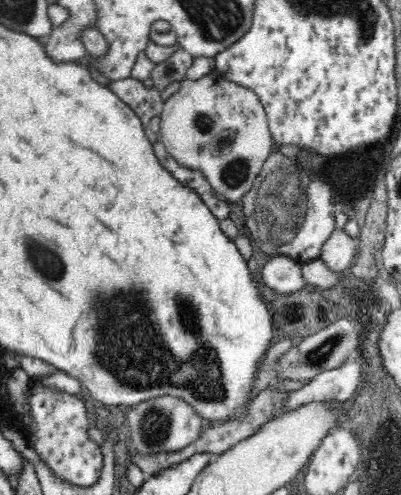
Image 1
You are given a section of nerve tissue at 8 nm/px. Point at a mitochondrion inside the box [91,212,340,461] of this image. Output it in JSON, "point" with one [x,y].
{"point":[154,427]}

